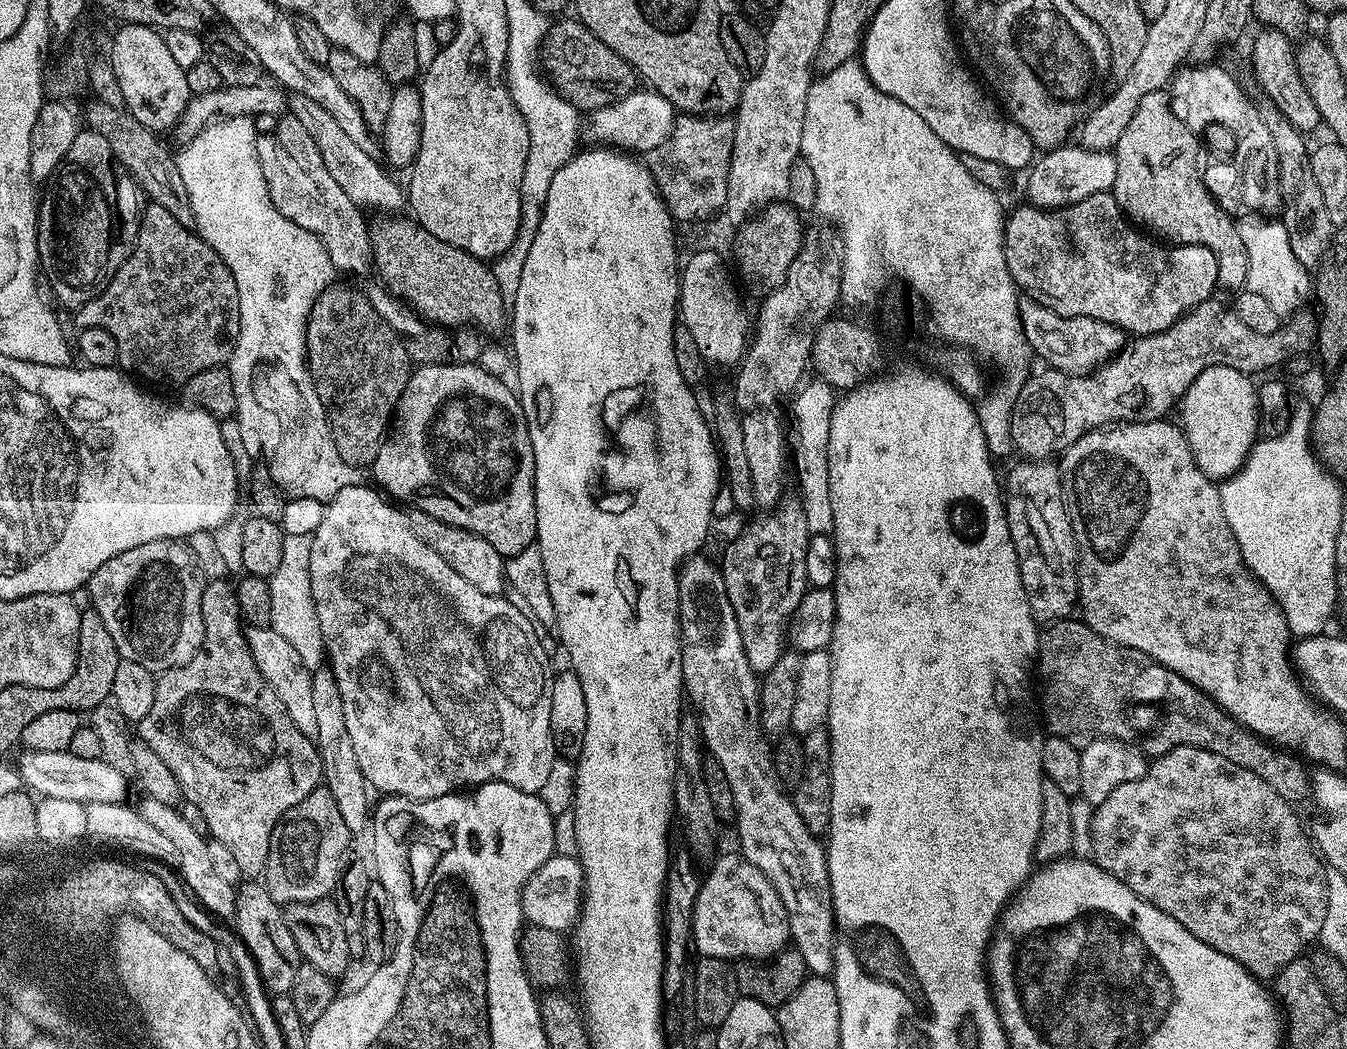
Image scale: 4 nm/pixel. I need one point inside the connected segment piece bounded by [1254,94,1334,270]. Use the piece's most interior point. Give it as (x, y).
(1310, 229)

